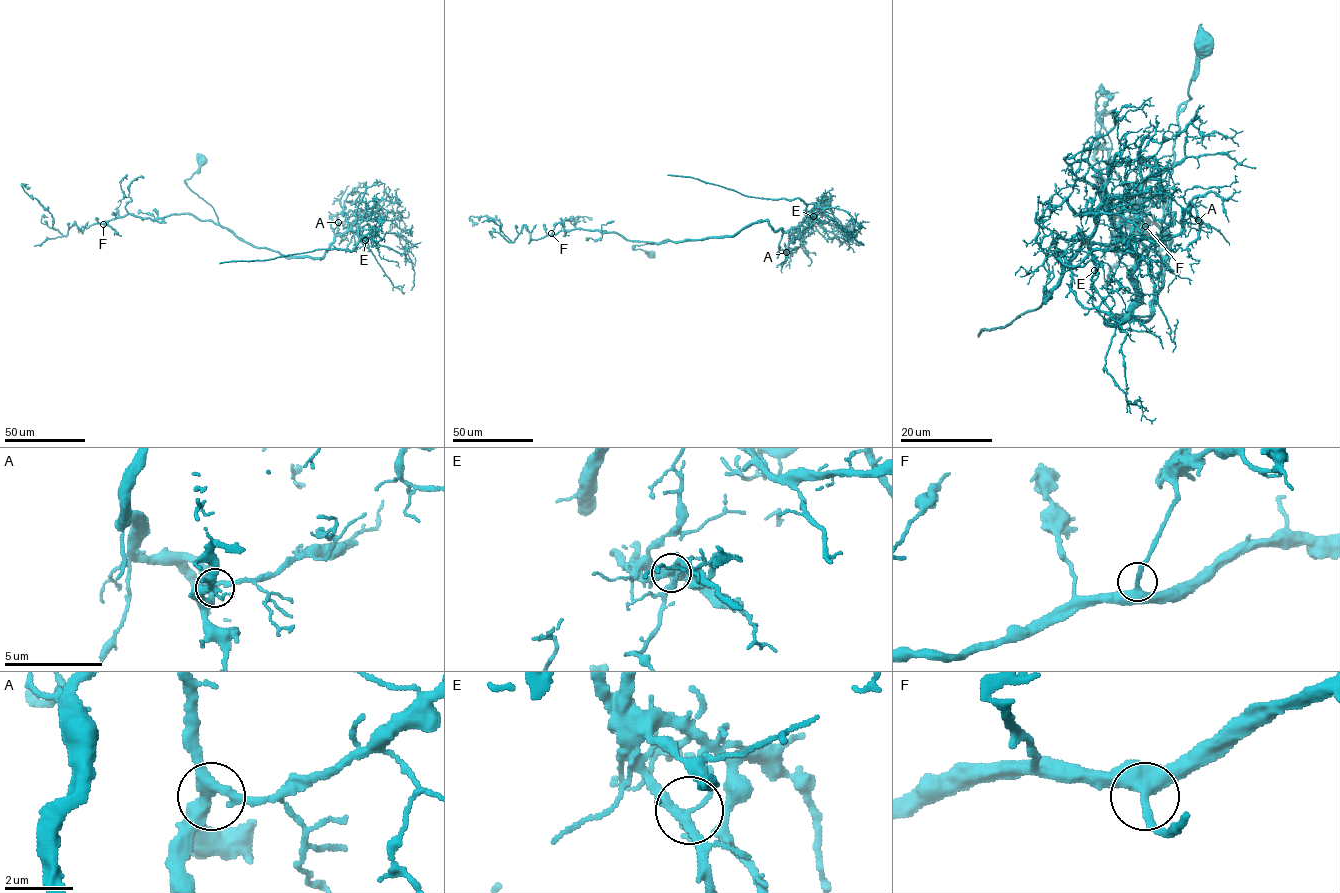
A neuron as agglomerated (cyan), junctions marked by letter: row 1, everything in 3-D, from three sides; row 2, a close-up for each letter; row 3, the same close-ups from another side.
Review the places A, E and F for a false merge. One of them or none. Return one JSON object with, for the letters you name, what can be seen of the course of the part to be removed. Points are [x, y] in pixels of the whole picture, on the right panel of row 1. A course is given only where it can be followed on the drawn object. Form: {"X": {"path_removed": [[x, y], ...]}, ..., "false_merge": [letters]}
{"E": {"path_removed": [[1094, 270], [1094, 260], [1079, 234], [1081, 246], [1041, 304], [1021, 314], [1011, 323], [984, 329], [978, 337]]}, "false_merge": ["E"]}

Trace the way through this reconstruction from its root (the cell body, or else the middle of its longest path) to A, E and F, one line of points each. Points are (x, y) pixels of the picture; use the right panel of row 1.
A: (1201, 47), (1164, 192), (1163, 284), (1152, 314), (1109, 323), (1189, 201), (1198, 220)
E: (1201, 47), (1164, 192), (1153, 313), (1108, 322), (1137, 298), (1138, 257), (1125, 244), (1093, 244), (1094, 270)
F: (1201, 47), (1178, 116), (1162, 230), (1171, 219), (1165, 194), (1149, 196), (1140, 213), (1131, 197), (1145, 226)

